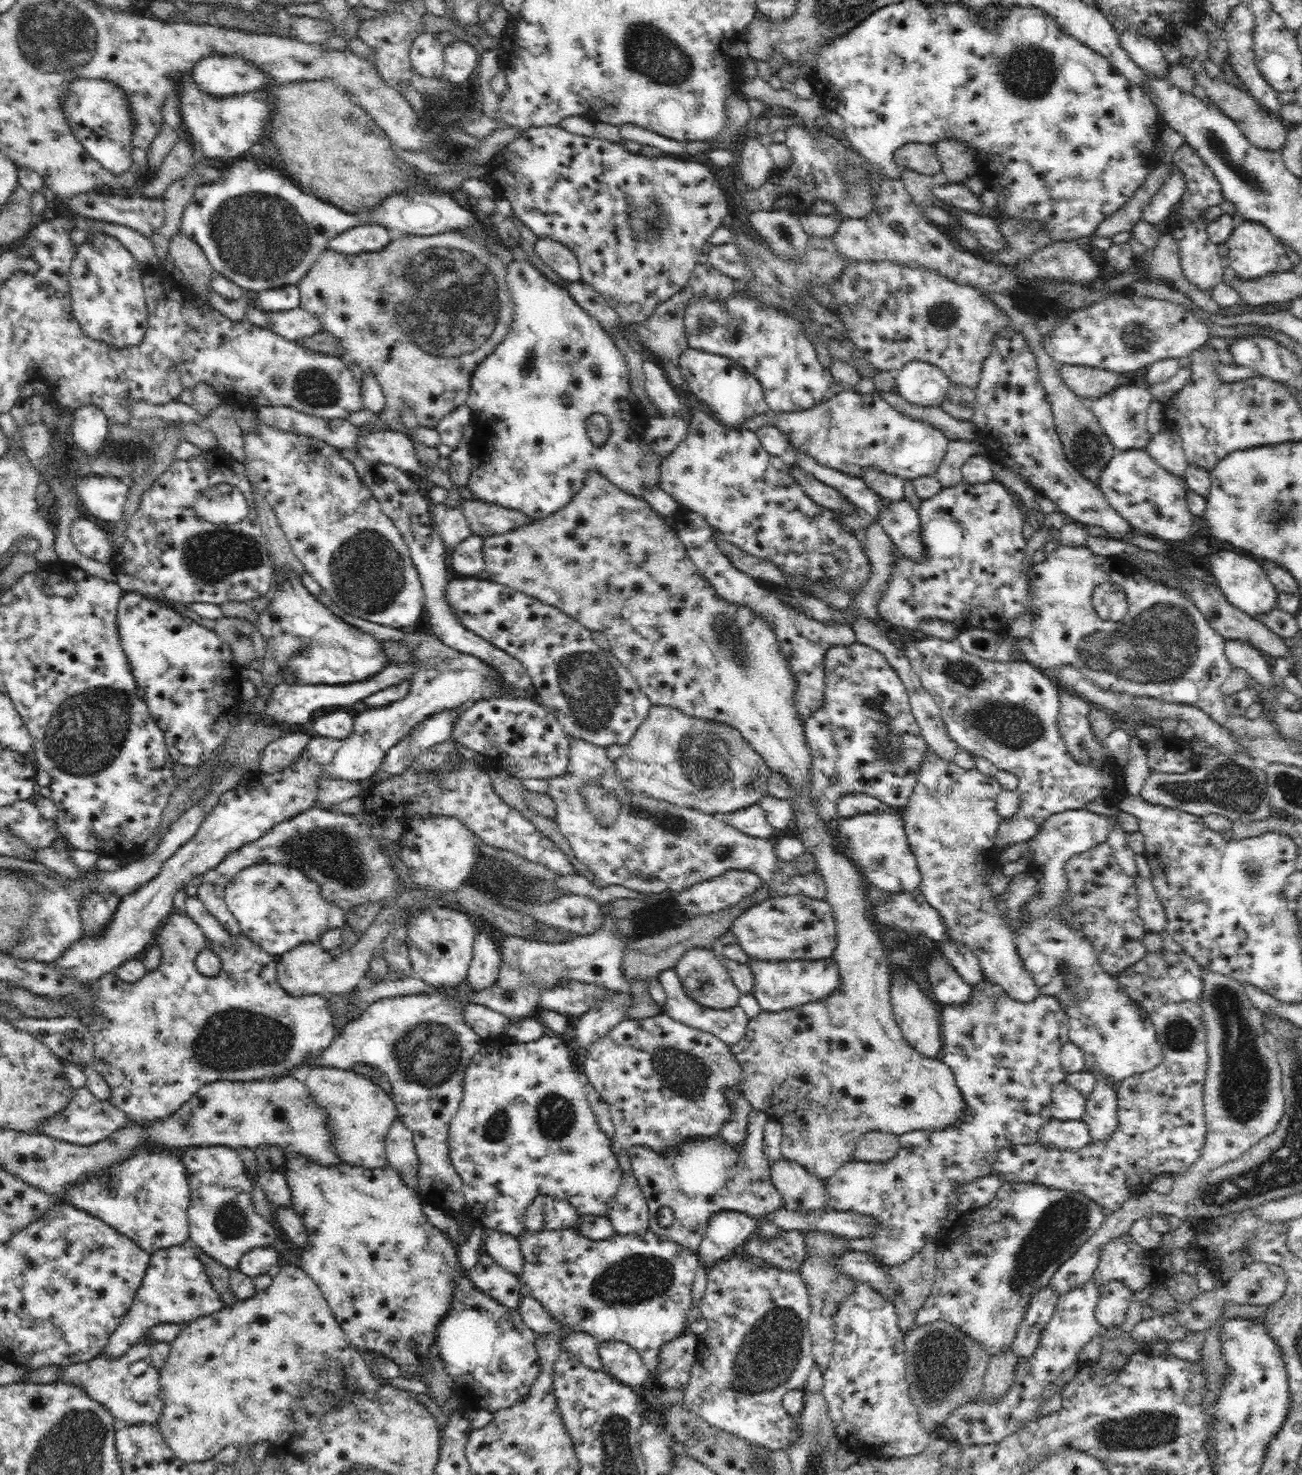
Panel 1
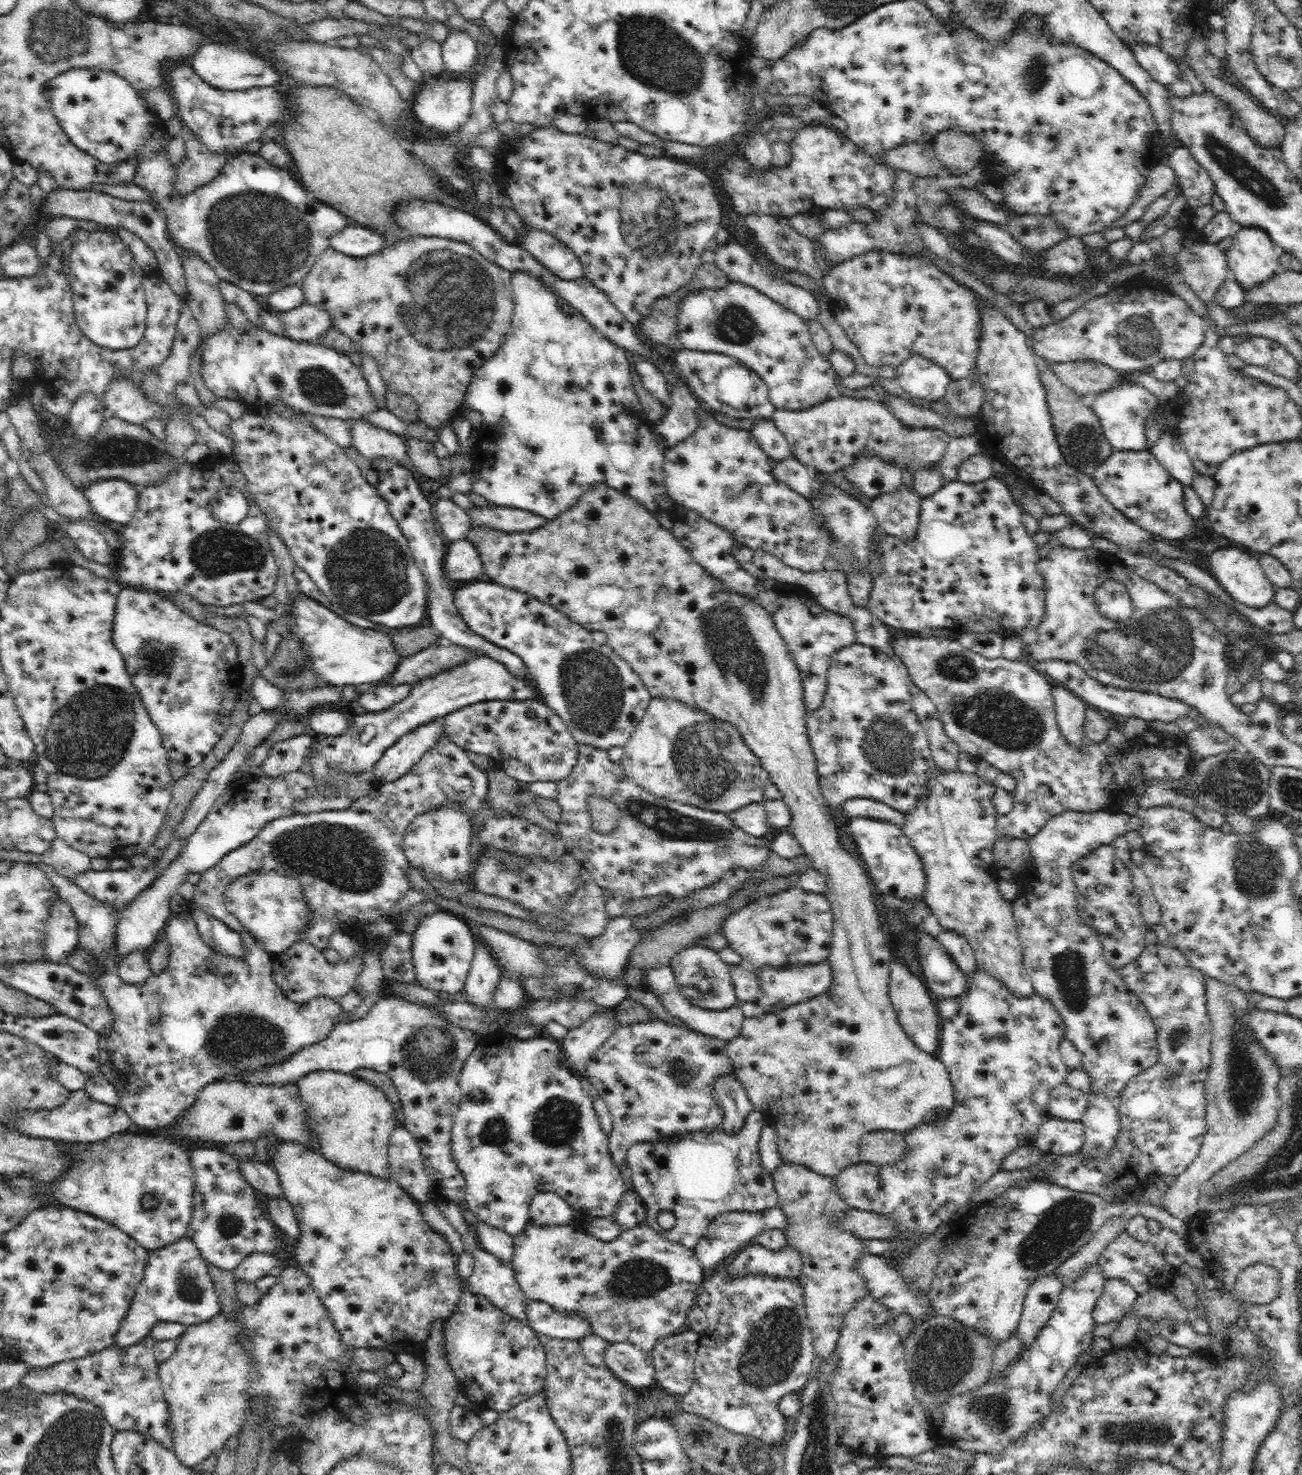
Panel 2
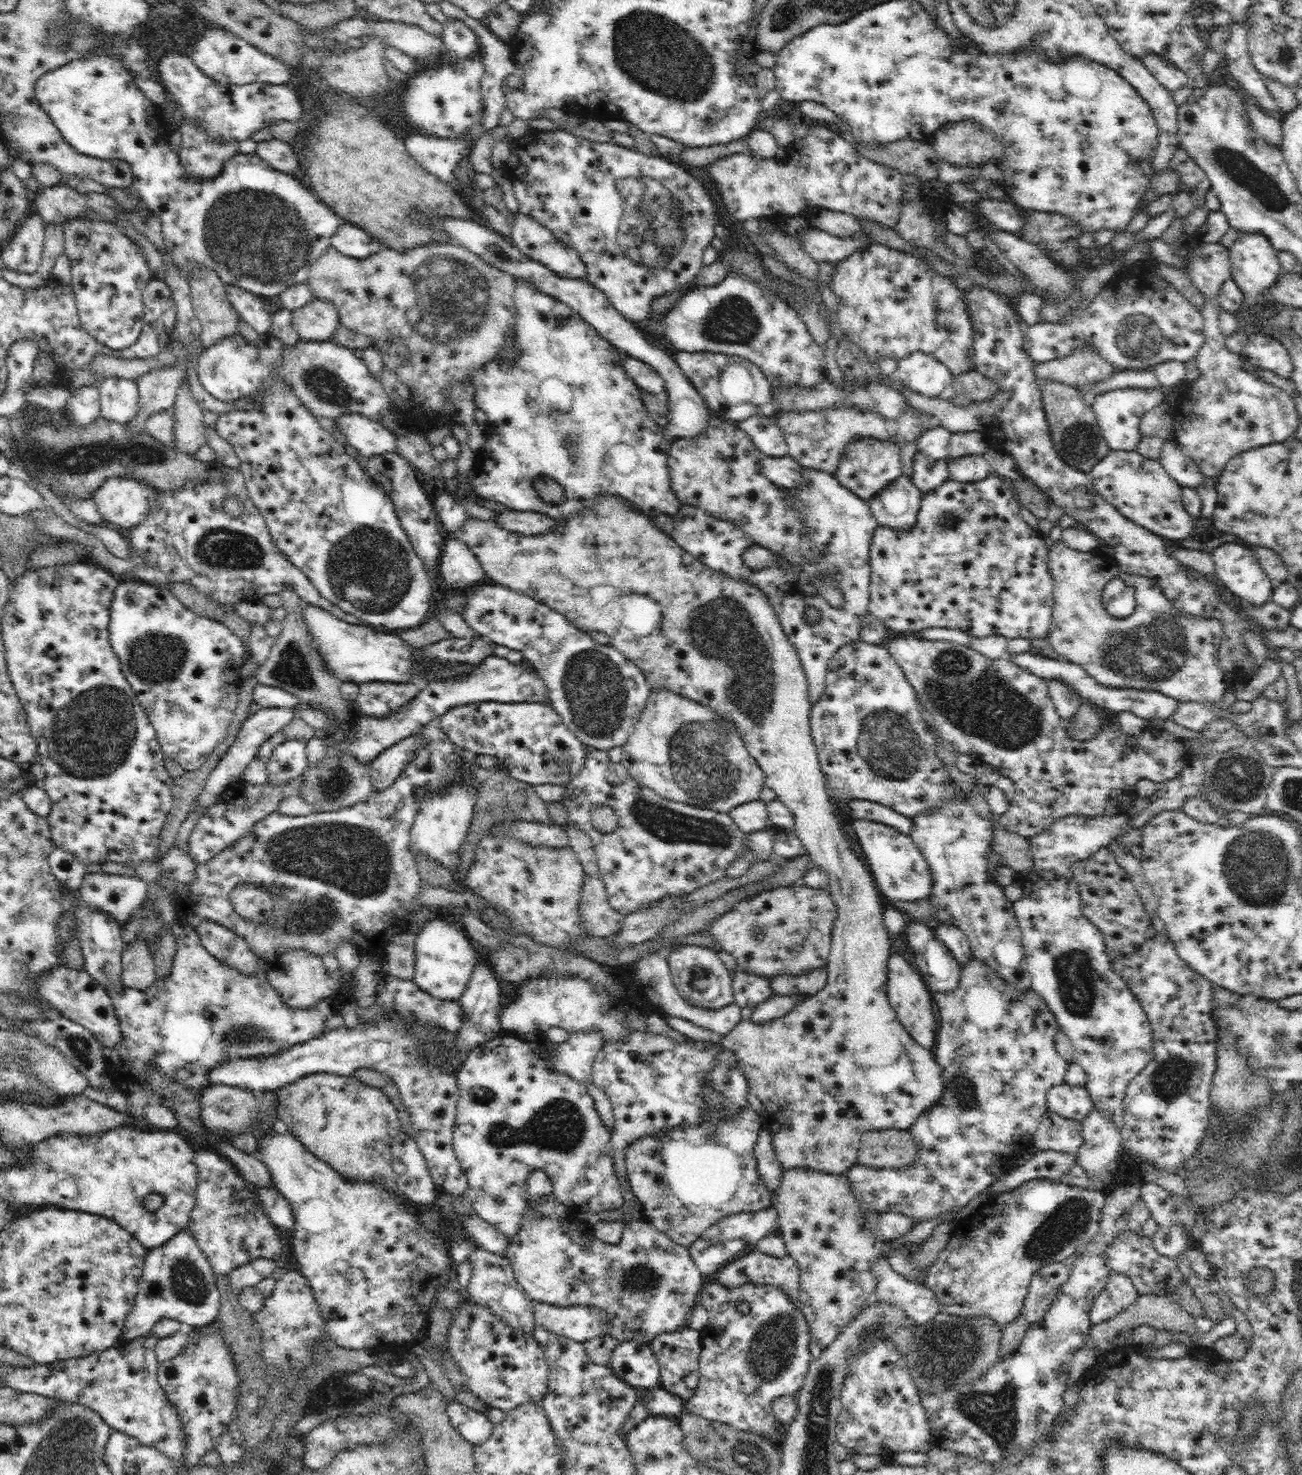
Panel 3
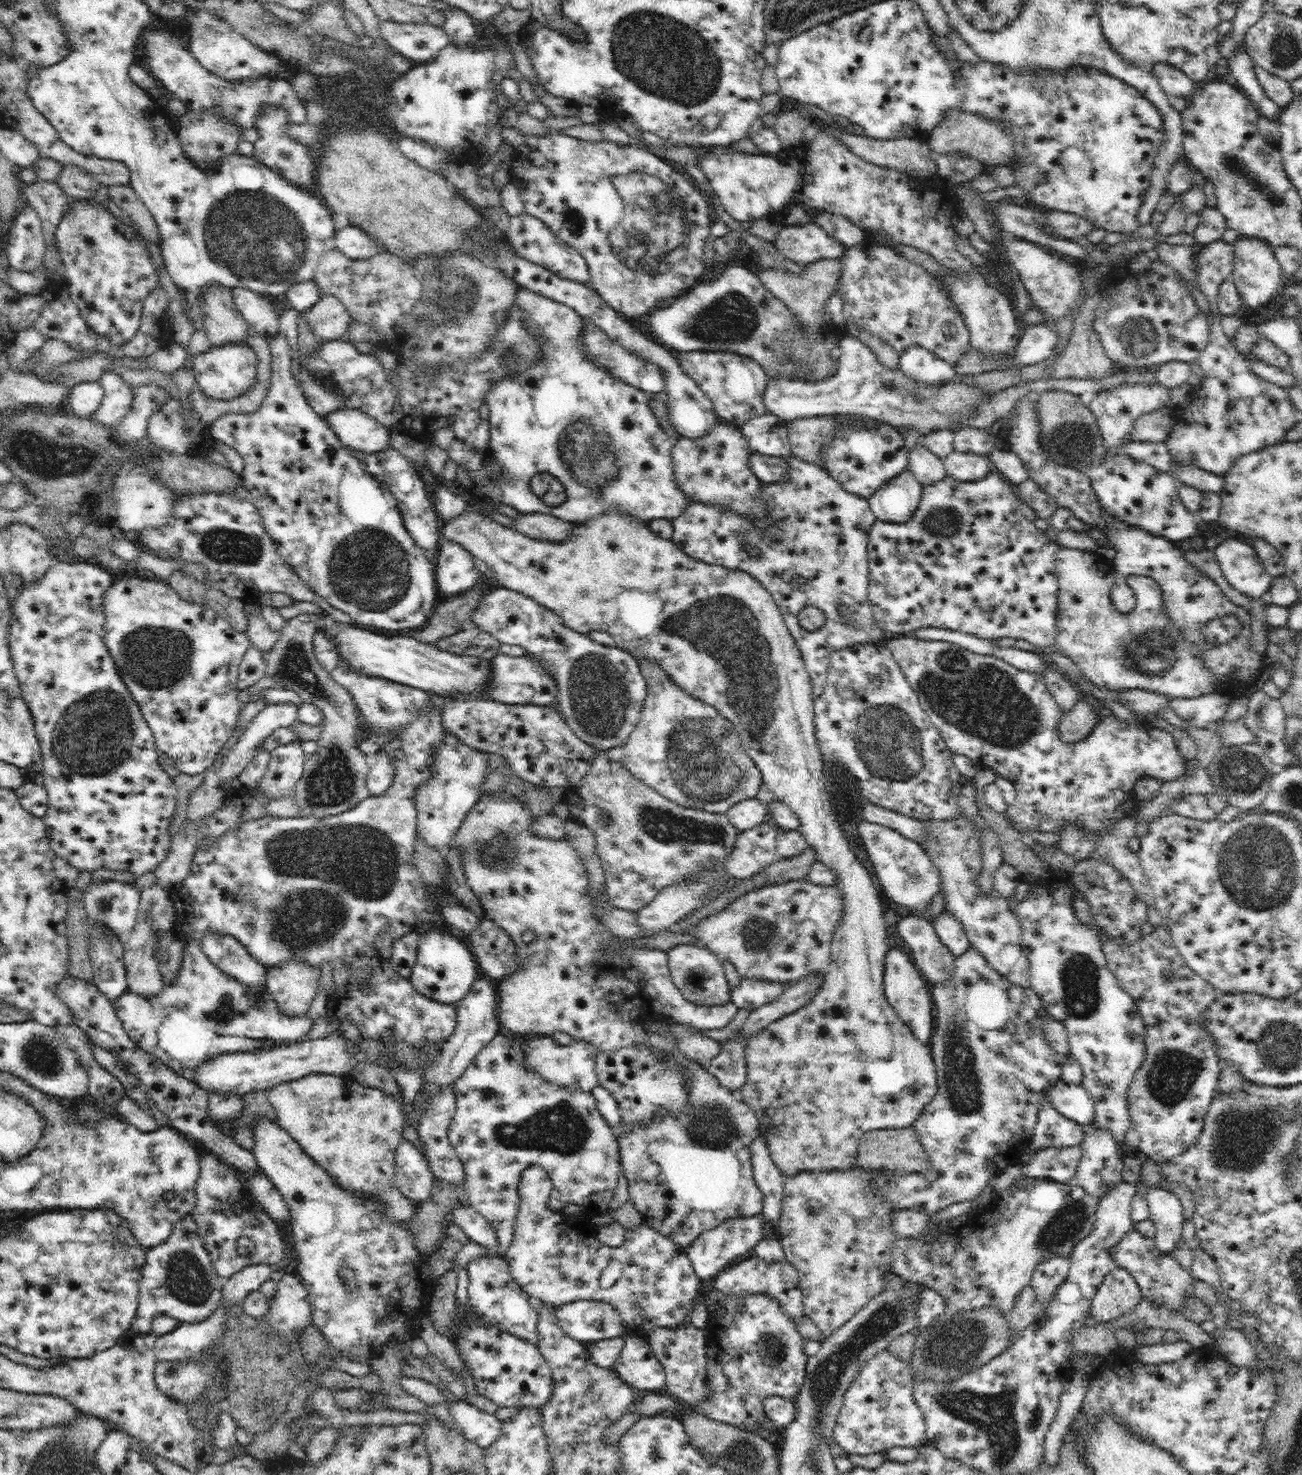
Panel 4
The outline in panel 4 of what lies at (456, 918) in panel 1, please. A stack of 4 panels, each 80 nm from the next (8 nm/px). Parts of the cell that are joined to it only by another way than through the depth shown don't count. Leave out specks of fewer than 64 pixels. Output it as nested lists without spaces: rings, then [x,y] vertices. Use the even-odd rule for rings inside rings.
[[[432,927],[420,935],[417,959],[409,980],[420,994],[441,1004],[455,1005],[468,994],[475,981],[475,964],[472,951],[462,935],[451,929]]]

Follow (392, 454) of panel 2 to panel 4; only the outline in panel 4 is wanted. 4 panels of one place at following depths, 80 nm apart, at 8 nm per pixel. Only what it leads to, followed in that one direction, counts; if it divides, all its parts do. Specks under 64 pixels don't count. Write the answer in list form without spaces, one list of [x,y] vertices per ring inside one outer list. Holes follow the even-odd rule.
[[[336,410],[330,412],[325,420],[336,437],[350,450],[374,454],[391,446],[390,430],[361,410]]]

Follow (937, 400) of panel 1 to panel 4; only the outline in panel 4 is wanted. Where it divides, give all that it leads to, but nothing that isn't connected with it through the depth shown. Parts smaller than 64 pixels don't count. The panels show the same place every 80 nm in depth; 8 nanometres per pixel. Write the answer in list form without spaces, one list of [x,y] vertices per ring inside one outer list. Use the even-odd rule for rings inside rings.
[[[917,344],[909,346],[900,354],[899,368],[916,383],[930,387],[940,387],[951,380],[960,379],[953,366]]]

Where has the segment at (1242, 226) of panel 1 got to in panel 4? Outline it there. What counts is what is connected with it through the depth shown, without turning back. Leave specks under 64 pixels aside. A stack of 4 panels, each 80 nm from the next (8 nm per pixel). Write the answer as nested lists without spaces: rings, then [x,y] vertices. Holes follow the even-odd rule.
[[[1242,236],[1235,242],[1234,249],[1232,278],[1241,295],[1241,300],[1246,301],[1254,309],[1266,304],[1278,293],[1283,292],[1286,275],[1284,275],[1268,242],[1258,239],[1258,237]]]

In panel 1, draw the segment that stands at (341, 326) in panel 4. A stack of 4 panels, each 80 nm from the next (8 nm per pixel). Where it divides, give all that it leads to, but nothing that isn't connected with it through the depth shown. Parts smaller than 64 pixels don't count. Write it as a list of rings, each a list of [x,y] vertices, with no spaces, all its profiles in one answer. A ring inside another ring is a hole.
[[[301,306],[286,311],[272,311],[268,315],[269,330],[291,341],[300,342],[322,331],[320,319]]]

